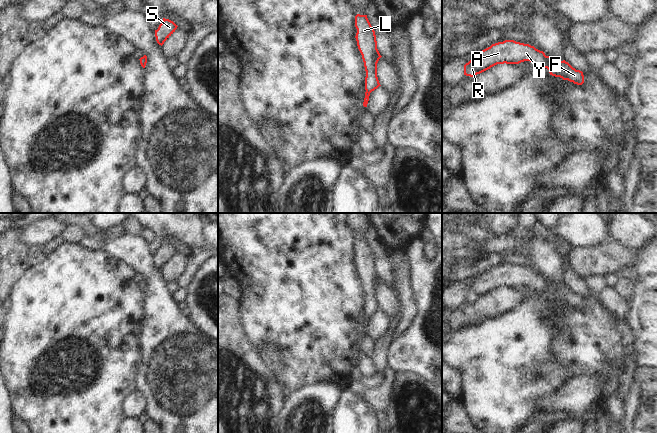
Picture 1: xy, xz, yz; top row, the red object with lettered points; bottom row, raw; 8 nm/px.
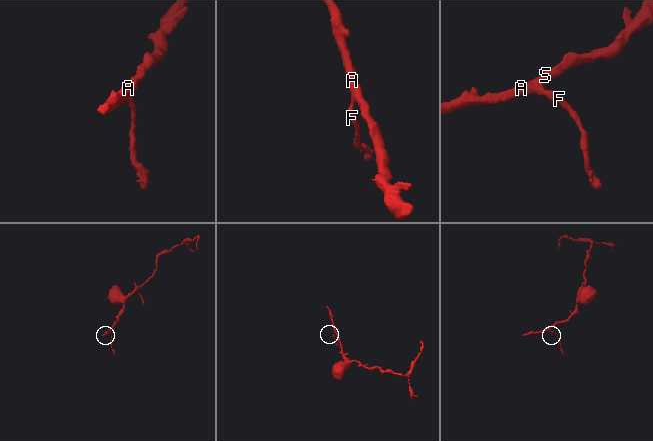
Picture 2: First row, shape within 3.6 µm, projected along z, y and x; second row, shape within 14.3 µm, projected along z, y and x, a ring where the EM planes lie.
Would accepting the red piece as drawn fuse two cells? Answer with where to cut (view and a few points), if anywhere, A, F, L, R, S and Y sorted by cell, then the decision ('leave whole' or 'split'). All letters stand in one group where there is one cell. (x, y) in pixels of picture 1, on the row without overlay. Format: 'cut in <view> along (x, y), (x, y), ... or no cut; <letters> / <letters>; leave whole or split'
no cut; A F L R S Y; leave whole

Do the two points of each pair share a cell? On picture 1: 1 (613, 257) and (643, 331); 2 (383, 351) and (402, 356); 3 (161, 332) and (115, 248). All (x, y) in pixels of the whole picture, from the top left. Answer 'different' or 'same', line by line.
1: different
2: different
3: same

